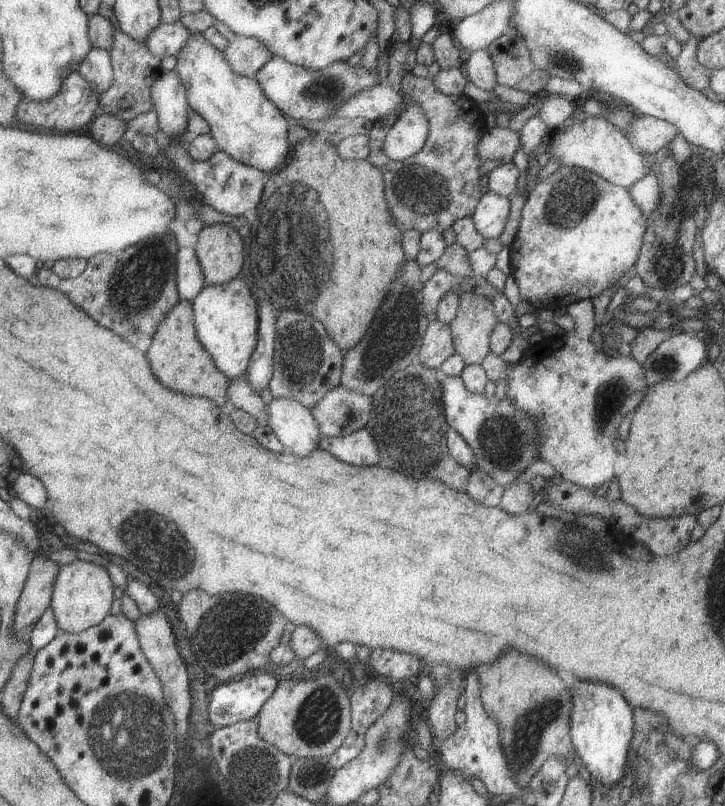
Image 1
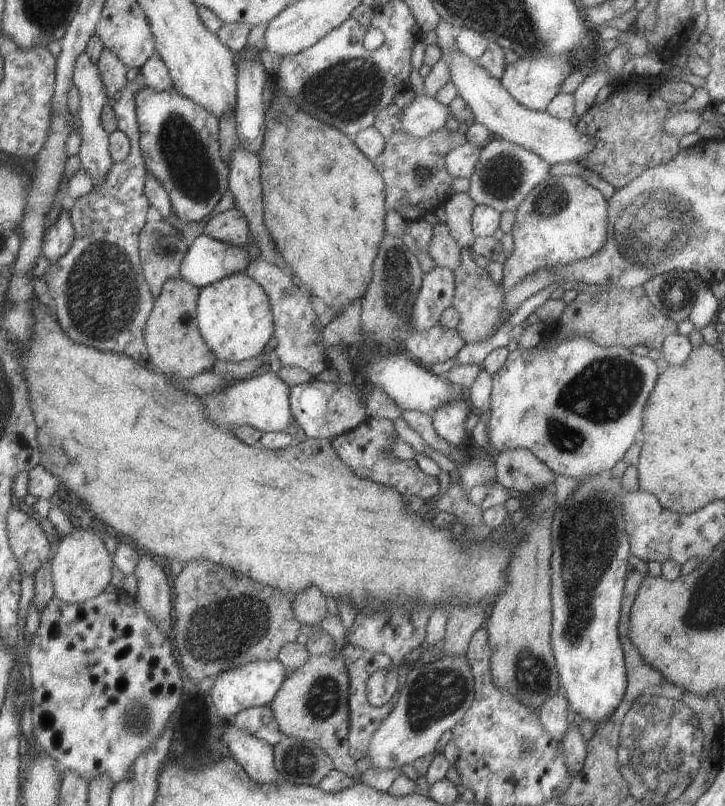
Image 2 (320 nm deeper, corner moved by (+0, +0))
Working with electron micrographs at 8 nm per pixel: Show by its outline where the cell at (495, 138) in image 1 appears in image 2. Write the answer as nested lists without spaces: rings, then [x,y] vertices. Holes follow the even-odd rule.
[[[466,141],[453,144],[444,159],[449,176],[469,179],[479,160],[481,147],[481,145],[470,144]]]

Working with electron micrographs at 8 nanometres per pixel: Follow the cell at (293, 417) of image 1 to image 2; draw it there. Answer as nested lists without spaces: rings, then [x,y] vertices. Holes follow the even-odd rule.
[[[268,371],[255,378],[234,381],[221,388],[221,392],[212,392],[201,396],[201,406],[205,404],[205,416],[213,424],[227,428],[249,426],[261,433],[292,432],[291,408],[289,408],[289,388],[279,379],[276,372]]]

